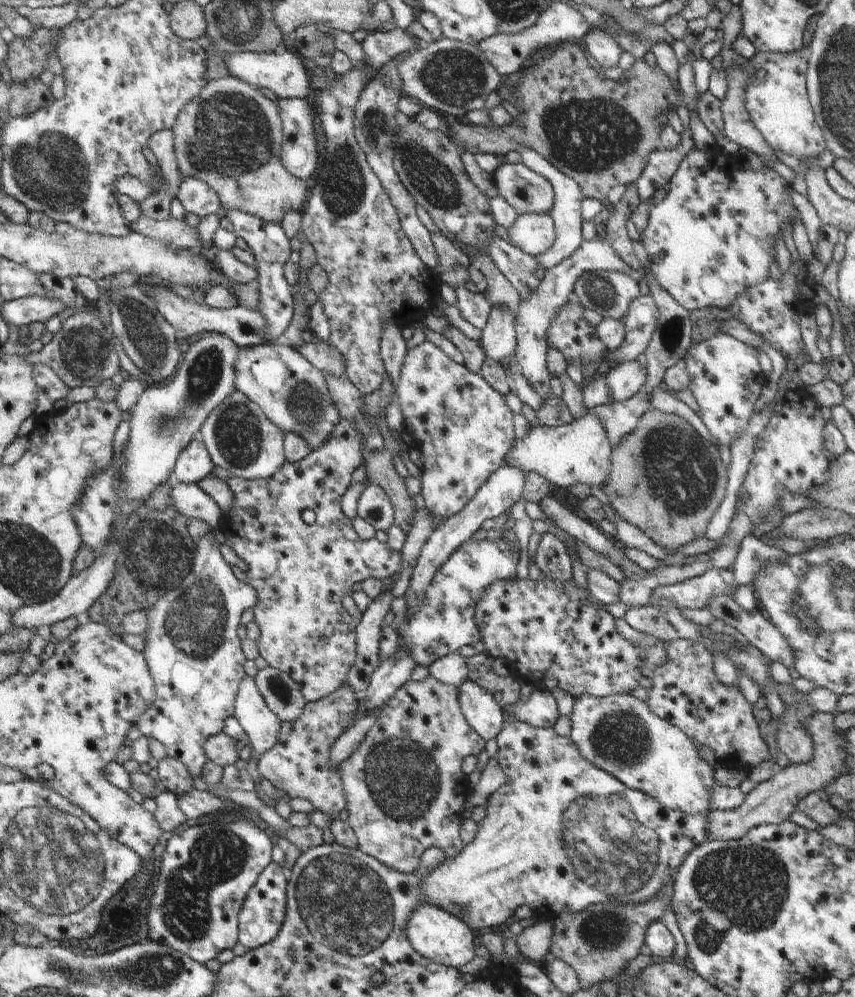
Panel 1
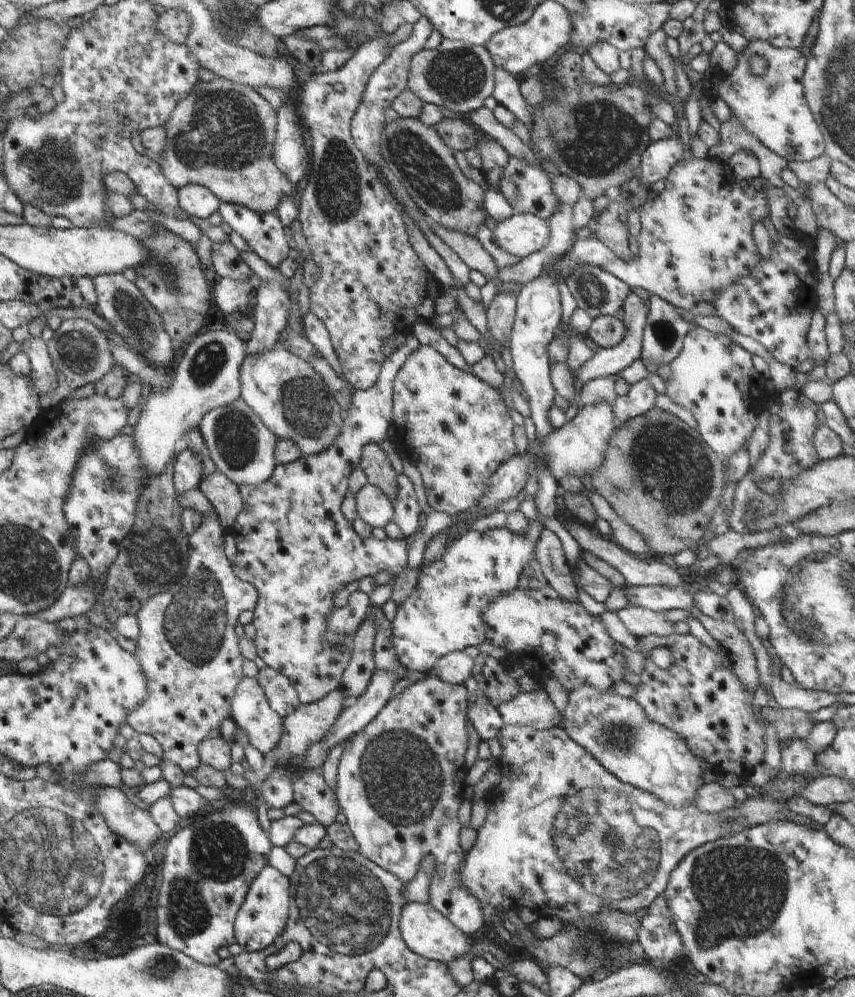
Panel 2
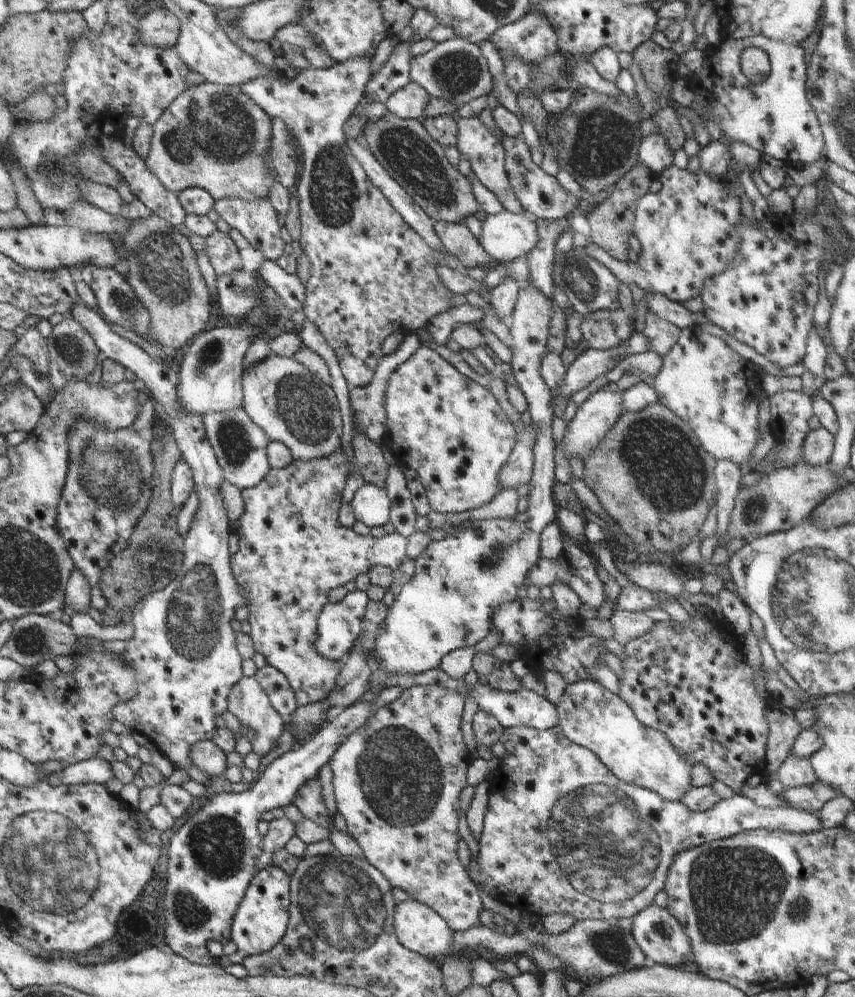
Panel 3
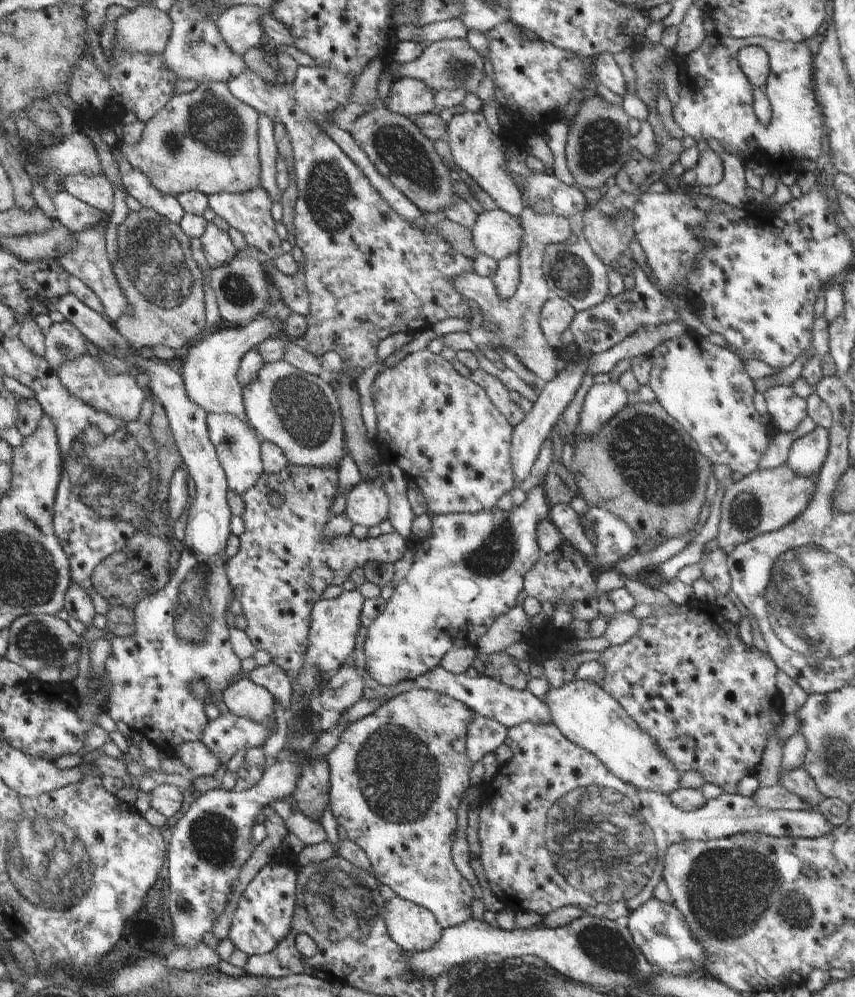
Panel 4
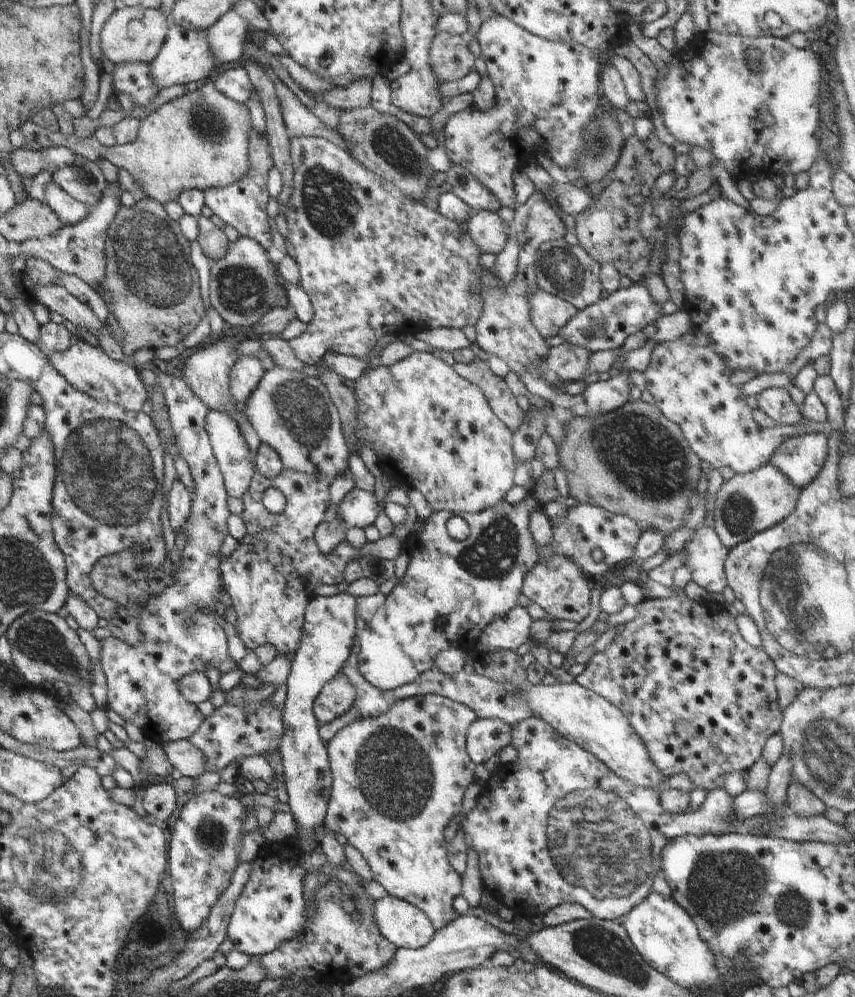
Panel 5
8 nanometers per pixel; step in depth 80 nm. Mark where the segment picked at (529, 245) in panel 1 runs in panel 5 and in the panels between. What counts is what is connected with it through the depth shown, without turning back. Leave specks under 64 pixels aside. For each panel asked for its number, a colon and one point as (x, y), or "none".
2: (522, 234)
3: (505, 237)
4: (497, 234)
5: (490, 233)

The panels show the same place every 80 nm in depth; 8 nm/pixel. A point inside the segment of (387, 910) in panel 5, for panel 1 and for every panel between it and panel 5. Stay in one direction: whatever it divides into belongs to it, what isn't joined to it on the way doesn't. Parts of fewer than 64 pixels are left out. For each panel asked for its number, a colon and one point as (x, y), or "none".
1: (435, 934)
2: (425, 931)
3: (418, 929)
4: (413, 927)

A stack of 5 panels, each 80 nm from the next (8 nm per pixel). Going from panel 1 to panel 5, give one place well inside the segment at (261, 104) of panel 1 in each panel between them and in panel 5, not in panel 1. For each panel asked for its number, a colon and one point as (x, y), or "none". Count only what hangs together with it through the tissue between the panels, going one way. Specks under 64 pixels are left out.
2: (220, 136)
3: (213, 137)
4: (207, 139)
5: (200, 140)

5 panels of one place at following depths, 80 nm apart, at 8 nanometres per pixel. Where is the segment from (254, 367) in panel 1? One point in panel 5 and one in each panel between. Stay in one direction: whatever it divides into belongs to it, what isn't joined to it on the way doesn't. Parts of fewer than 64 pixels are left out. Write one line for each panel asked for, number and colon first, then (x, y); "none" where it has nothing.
2: (290, 399)
3: (290, 405)
4: (298, 411)
5: (292, 412)

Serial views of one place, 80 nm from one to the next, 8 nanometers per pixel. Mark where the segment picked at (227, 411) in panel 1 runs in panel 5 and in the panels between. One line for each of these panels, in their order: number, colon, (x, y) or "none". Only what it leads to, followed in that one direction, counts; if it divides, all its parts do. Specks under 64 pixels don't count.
2: (242, 448)
3: (239, 445)
4: (238, 449)
5: (231, 451)

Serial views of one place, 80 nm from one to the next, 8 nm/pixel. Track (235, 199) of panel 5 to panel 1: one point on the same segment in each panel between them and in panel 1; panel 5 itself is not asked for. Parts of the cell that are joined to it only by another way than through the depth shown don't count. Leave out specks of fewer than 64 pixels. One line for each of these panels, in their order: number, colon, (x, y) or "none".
1: (268, 242)
2: (263, 231)
3: (257, 221)
4: (249, 213)

